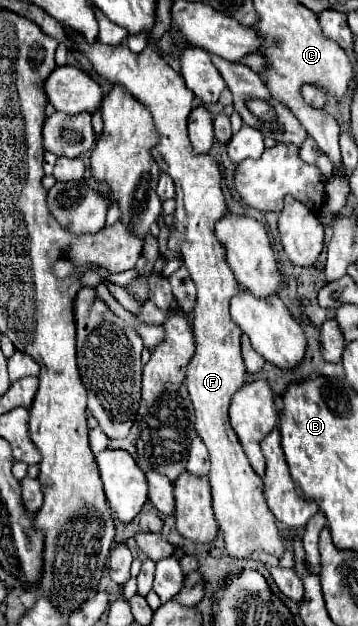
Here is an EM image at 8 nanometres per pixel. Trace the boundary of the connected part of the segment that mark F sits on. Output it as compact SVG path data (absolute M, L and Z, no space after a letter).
M72 35L80 43L80 51L90 59L94 69L110 83L120 83L132 95L140 99L152 111L156 129L160 131L160 143L156 145L154 159L162 173L168 173L176 185L176 219L168 247L178 249L184 257L184 265L196 285L196 305L192 311L192 327L196 339L196 351L186 371L186 385L194 407L194 429L204 441L210 455L210 487L214 517L226 541L226 551L232 557L246 557L250 551L264 549L276 557L284 553L286 539L276 527L276 519L264 501L262 479L252 471L252 465L230 425L228 407L232 395L246 383L246 367L240 355L242 329L230 319L230 299L242 291L230 265L226 261L226 249L216 239L214 225L228 213L226 199L222 193L222 177L218 161L208 153L194 153L186 121L192 111L194 95L186 89L180 73L166 65L154 45L148 45L140 55L134 55L123 45L86 43L82 37Z

